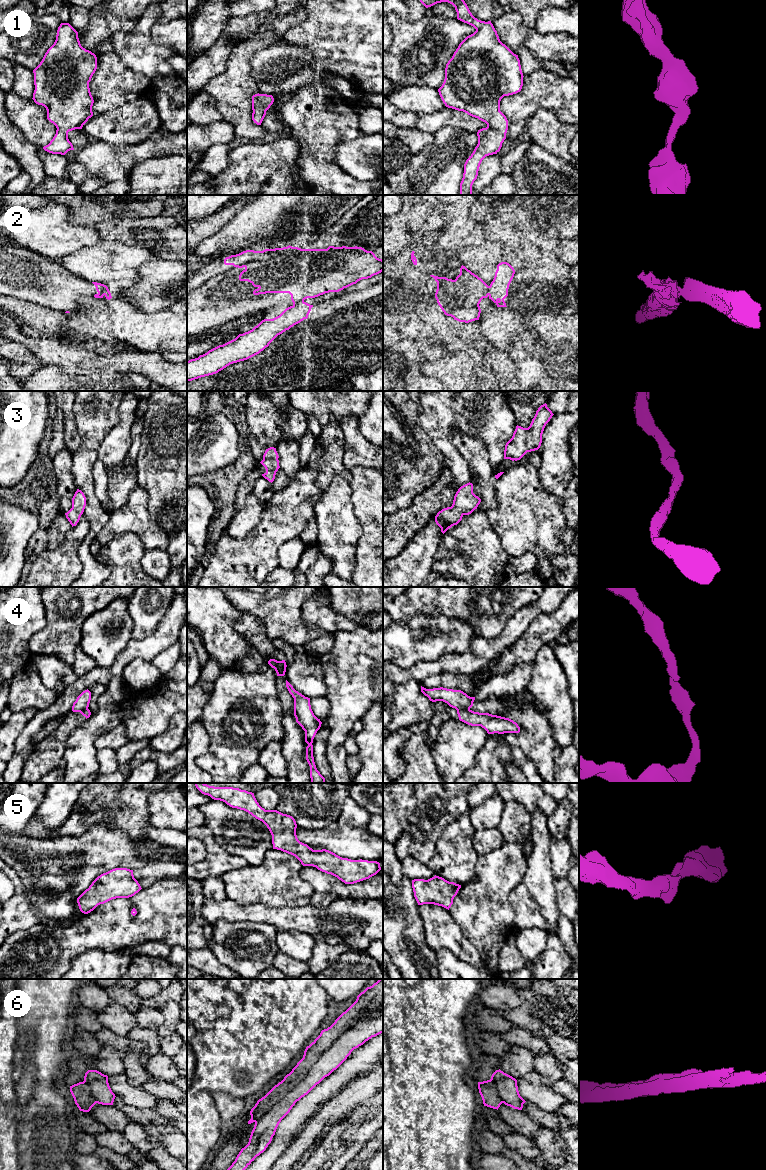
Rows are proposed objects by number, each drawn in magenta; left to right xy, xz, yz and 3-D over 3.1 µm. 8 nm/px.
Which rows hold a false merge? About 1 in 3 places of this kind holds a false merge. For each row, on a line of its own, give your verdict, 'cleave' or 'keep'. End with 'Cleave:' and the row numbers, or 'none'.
1: keep
2: cleave
3: keep
4: cleave
5: keep
6: cleave
Cleave: 2, 4, 6

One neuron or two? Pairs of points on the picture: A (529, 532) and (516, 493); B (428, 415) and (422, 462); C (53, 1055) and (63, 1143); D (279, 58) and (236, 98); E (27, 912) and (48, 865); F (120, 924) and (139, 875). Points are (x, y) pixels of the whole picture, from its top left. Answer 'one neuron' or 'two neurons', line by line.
A: one neuron
B: two neurons
C: one neuron
D: two neurons
E: two neurons
F: two neurons

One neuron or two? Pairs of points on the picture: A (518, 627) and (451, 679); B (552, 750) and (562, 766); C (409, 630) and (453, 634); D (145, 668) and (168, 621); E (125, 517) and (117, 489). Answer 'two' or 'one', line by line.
A: two
B: two
C: one
D: two
E: two

